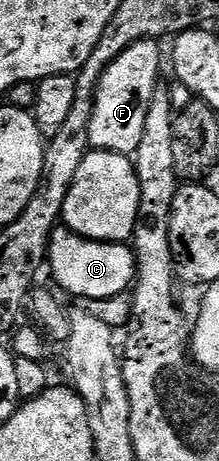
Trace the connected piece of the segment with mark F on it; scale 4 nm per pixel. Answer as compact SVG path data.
M155 40L133 44L105 68L95 90L93 120L89 124L89 140L94 149L131 156L134 155L137 144L141 144L145 112L149 112L149 100L153 100L153 92L161 82L159 46L160 43Z

